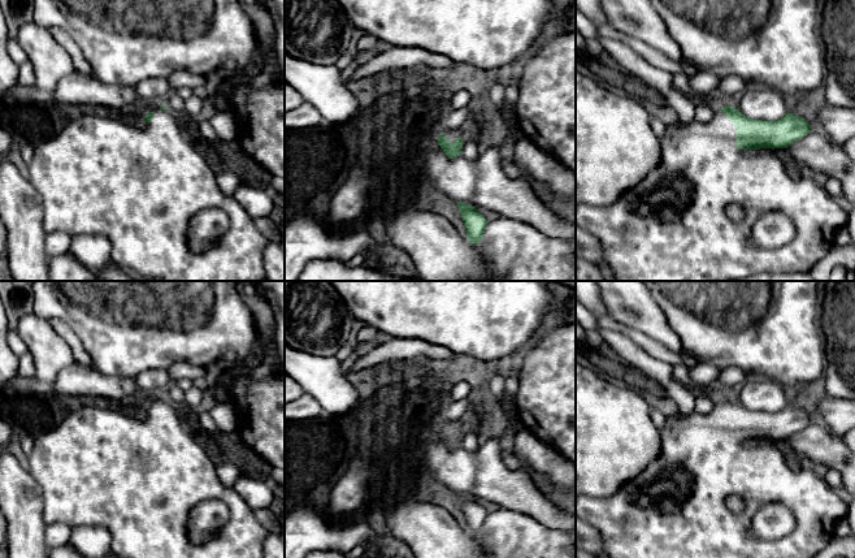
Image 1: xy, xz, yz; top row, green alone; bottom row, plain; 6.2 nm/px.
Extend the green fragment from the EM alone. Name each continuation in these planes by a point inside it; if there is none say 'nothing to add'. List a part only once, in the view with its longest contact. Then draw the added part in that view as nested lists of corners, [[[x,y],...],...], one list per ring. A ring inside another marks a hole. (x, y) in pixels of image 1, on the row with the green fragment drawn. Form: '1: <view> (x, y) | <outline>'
1: yz (672, 226) | [[[717,108],[715,116],[708,122],[681,122],[680,120],[667,124],[665,133],[660,138],[660,164],[652,169],[647,177],[637,186],[624,193],[615,203],[609,206],[591,206],[585,203],[576,204],[576,224],[593,234],[604,250],[606,263],[612,271],[613,281],[739,281],[747,276],[759,273],[797,273],[810,272],[811,268],[821,260],[830,250],[836,232],[839,226],[847,225],[849,209],[843,202],[834,200],[816,178],[800,174],[797,179],[790,176],[782,159],[772,148],[738,150],[737,131],[734,124]],[[732,204],[738,204],[745,211],[741,221],[733,221],[728,217],[726,209]],[[769,212],[780,212],[787,216],[795,226],[794,238],[777,248],[755,248],[750,241],[750,234],[756,220]]]

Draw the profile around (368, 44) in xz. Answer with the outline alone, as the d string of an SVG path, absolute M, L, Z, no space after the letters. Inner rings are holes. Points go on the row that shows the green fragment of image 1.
M368 34L363 36L356 46L360 57L370 56L379 51L382 47L385 46L377 36Z

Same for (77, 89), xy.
M75 69L61 78L55 92L40 99L40 103L43 105L48 103L81 107L103 105L118 113L120 111L133 111L140 99L135 86L105 83Z

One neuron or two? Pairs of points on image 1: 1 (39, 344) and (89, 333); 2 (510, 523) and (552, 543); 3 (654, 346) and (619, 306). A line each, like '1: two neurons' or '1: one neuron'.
1: two neurons
2: one neuron
3: two neurons

